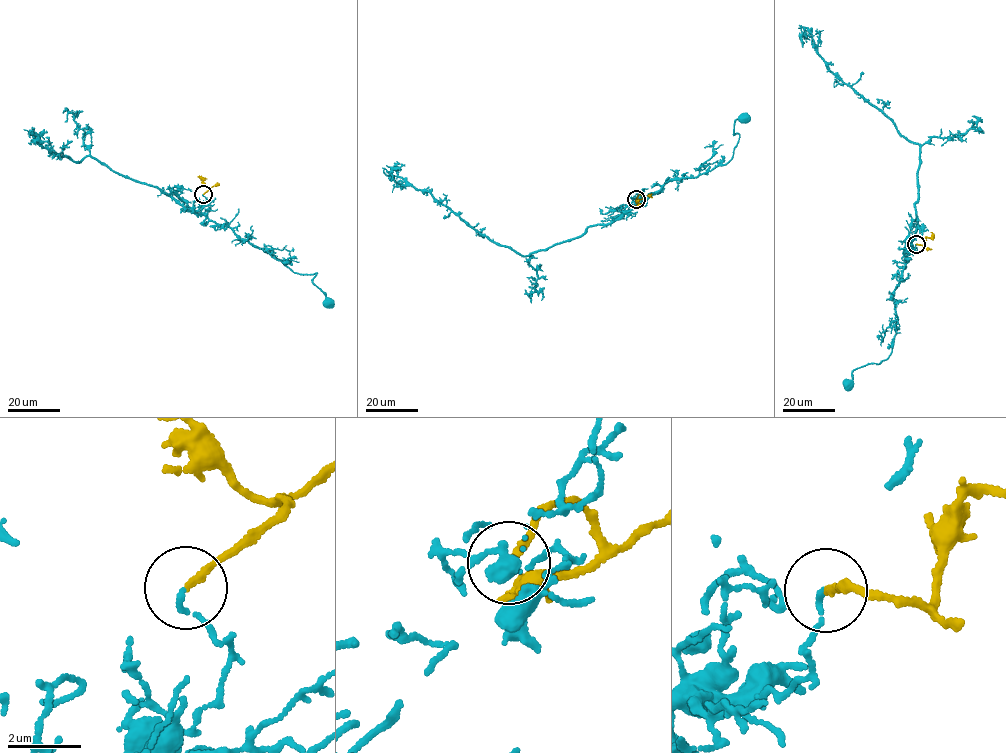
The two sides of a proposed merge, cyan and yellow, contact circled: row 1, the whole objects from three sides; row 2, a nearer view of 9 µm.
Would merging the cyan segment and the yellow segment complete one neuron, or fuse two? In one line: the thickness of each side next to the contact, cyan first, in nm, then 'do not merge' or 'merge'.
calibres 130 and 180 nm; do not merge

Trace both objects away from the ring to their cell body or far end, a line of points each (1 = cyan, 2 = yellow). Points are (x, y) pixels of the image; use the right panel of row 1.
1: (916, 244), (905, 253), (894, 292), (898, 317), (890, 355), (879, 364), (853, 370), (847, 382)
2: (916, 244), (923, 245), (931, 232)

